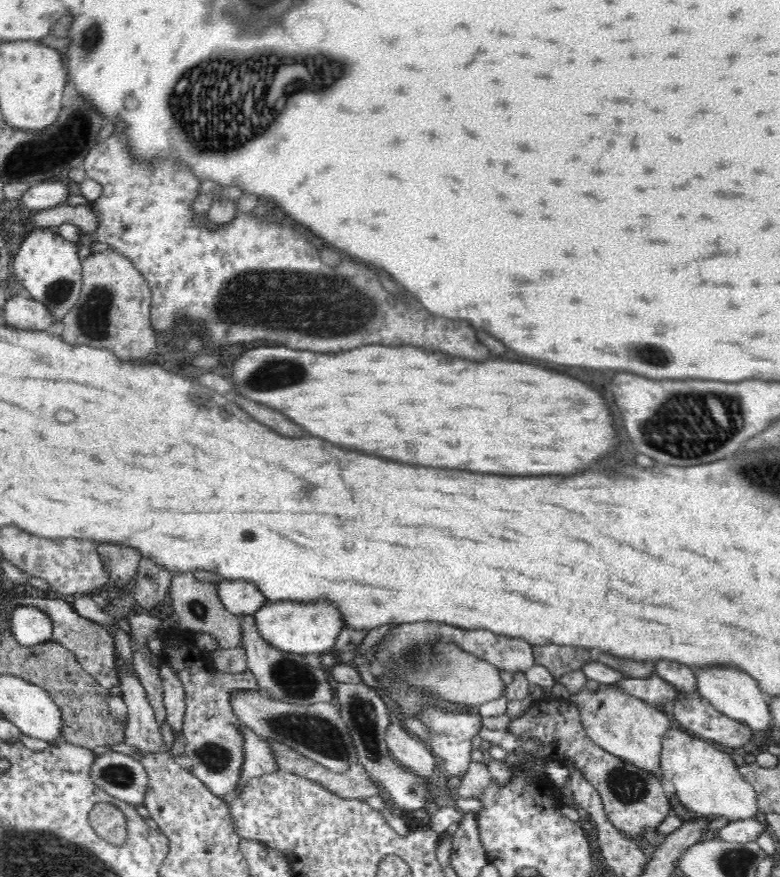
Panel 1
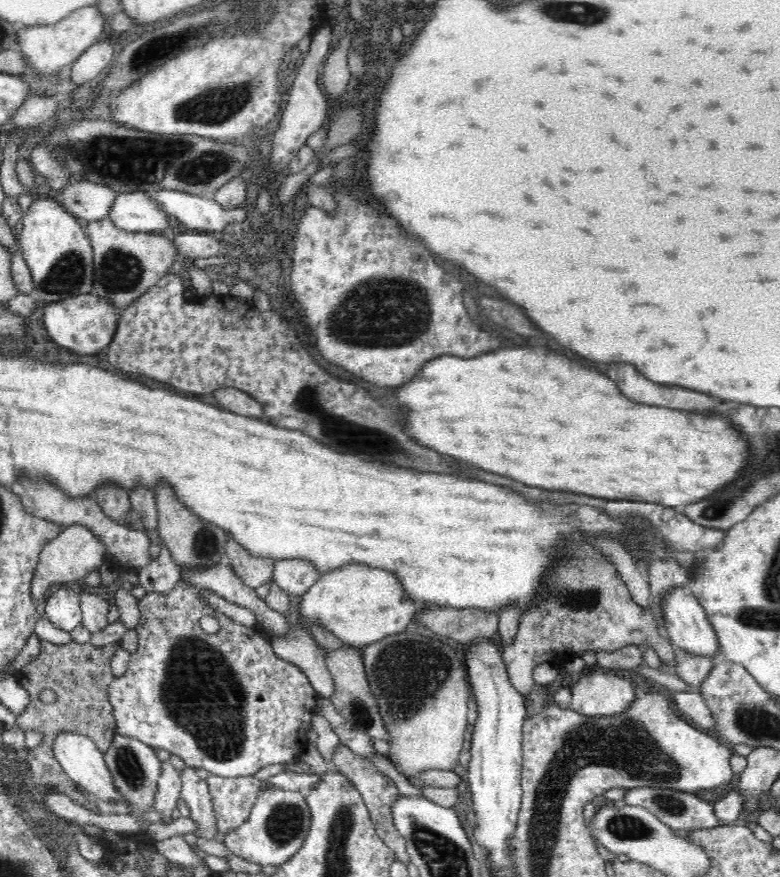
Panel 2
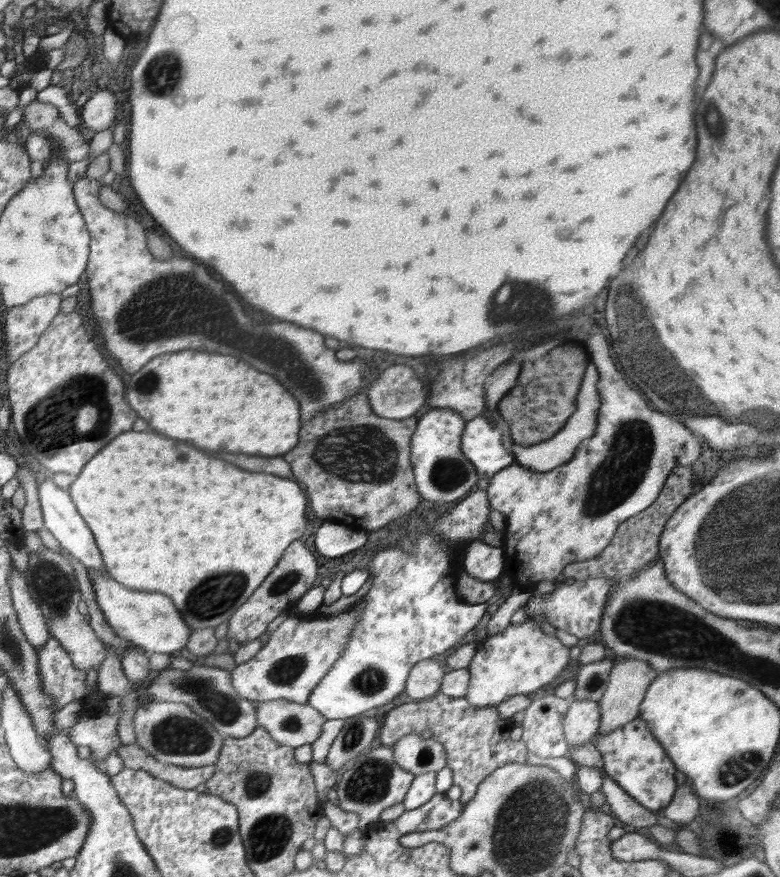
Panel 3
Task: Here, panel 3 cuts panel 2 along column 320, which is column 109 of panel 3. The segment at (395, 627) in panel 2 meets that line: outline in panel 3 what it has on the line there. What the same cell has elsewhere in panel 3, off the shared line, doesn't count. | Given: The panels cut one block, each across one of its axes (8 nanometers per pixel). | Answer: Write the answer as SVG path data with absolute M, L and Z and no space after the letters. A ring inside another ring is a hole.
M90 571L98 608L117 636L137 645L147 653L178 654L193 631L181 617L172 599L162 593L132 590L109 575Z

